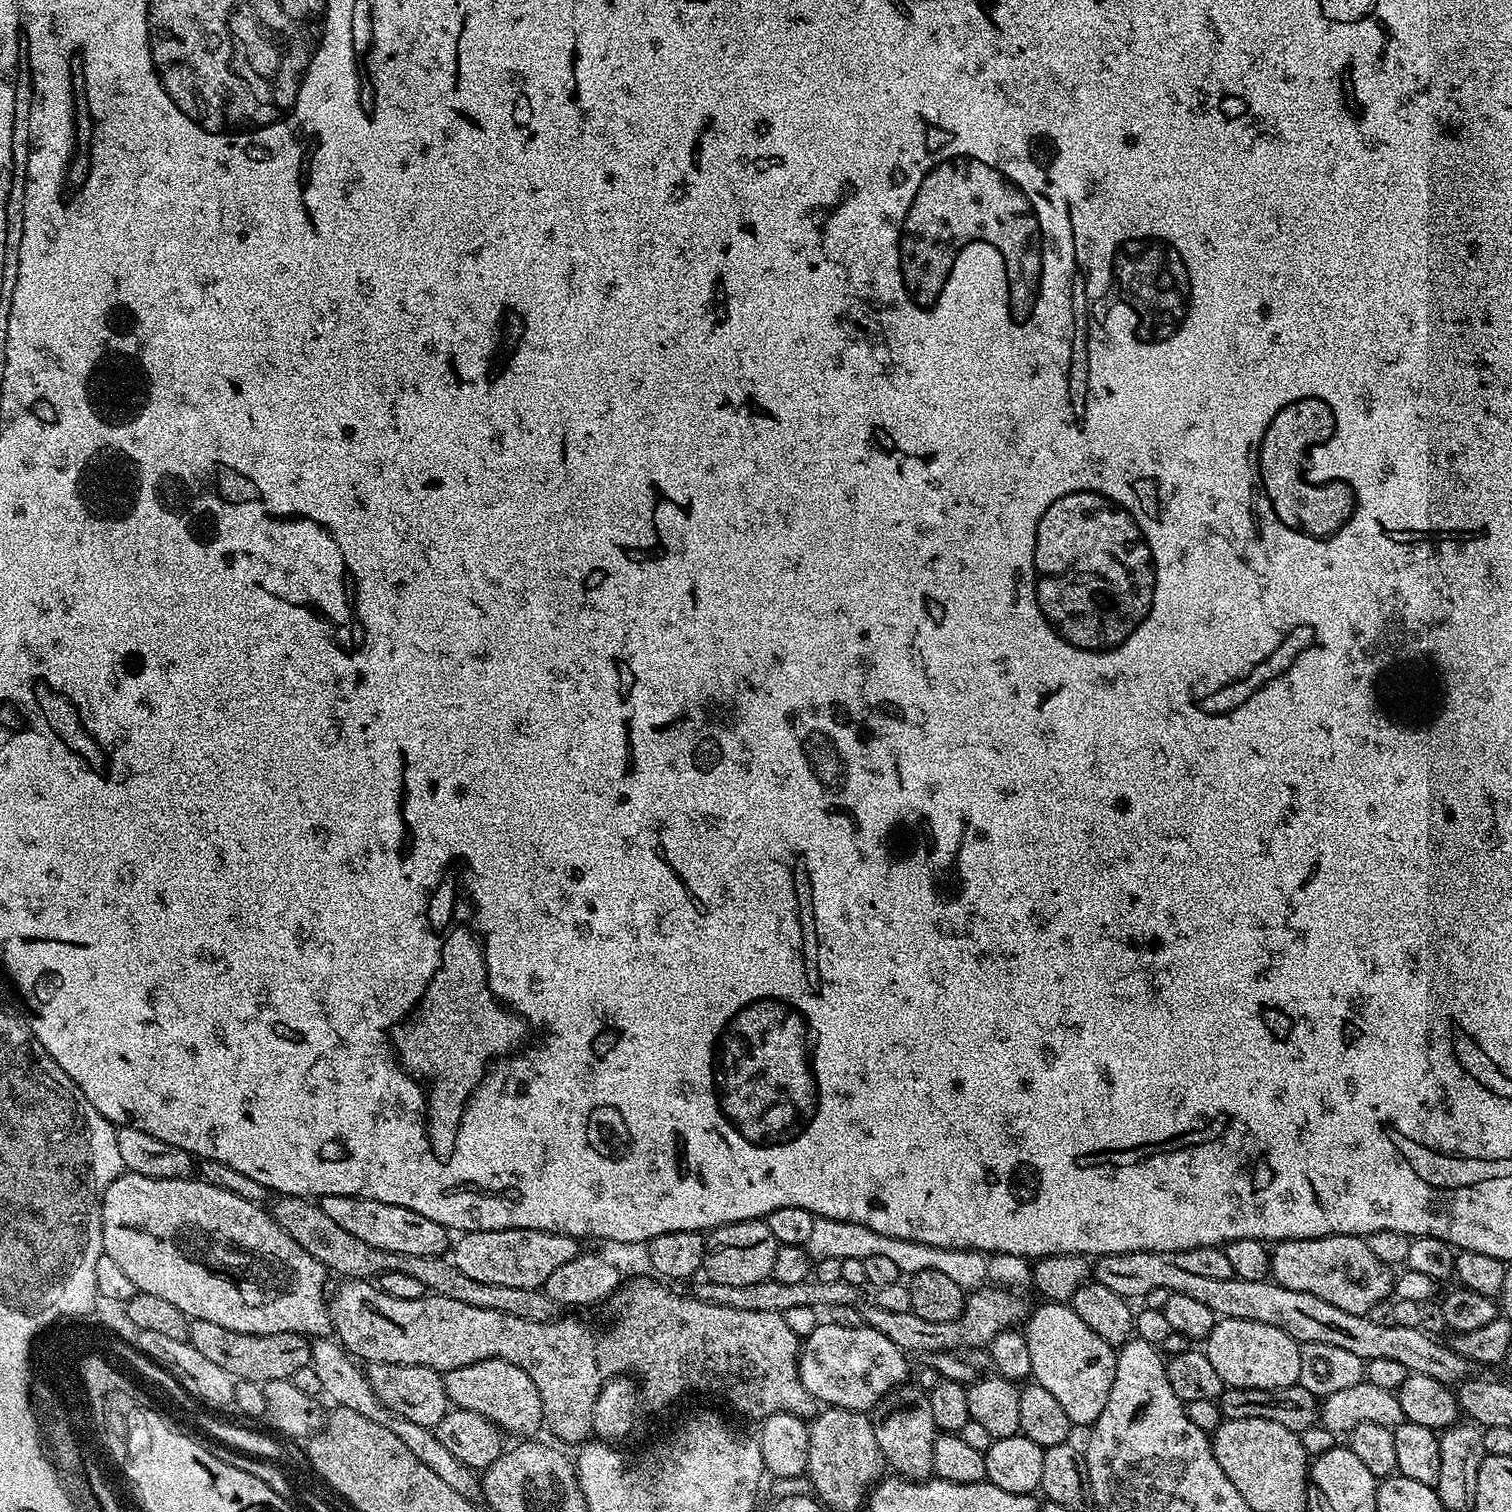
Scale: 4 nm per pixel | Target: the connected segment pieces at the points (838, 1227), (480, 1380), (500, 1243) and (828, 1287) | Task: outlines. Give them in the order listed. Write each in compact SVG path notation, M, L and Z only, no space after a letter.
M817 1217L813 1225L813 1231L810 1233L809 1241L805 1244L805 1248L808 1252L808 1256L811 1257L814 1262L828 1256L840 1260L844 1260L846 1257L864 1260L870 1258L871 1255L881 1254L885 1255L886 1258L893 1259L893 1261L897 1263L901 1275L904 1276L909 1276L926 1269L942 1270L945 1275L949 1276L949 1279L953 1279L953 1281L958 1283L960 1288L966 1292L975 1291L987 1281L987 1257L983 1253L975 1252L972 1249L928 1247L924 1243L914 1243L906 1239L890 1238L888 1235L880 1235L877 1231L859 1226L858 1223L847 1223L844 1220L822 1219Z
M483 1360L470 1366L458 1366L458 1370L443 1373L443 1377L444 1389L455 1407L482 1414L482 1418L486 1418L491 1424L497 1424L505 1434L521 1432L521 1437L532 1438L544 1424L538 1386L534 1386L530 1374L526 1374L526 1370L522 1370L517 1364L505 1360Z
M507 1228L506 1230L466 1232L457 1235L450 1248L450 1259L454 1266L458 1266L458 1270L462 1270L462 1274L466 1274L466 1278L475 1278L478 1282L490 1282L494 1286L543 1289L546 1278L550 1278L550 1274L554 1274L558 1266L566 1266L566 1262L581 1255L581 1252L581 1241L575 1236L563 1236L557 1232L543 1232L542 1230Z
M771 1278L762 1282L754 1282L754 1286L722 1286L711 1282L703 1282L694 1289L694 1295L698 1300L709 1300L712 1304L722 1306L734 1306L736 1310L770 1310L771 1312L784 1312L794 1306L806 1306L820 1310L831 1310L838 1306L856 1306L861 1303L861 1289L850 1286L850 1282L840 1279L838 1282L818 1282L809 1278L802 1282L794 1282L786 1286L782 1282Z

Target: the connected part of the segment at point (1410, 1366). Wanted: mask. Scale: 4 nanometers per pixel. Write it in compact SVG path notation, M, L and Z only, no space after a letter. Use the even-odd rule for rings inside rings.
M1127 1252L1097 1256L1091 1265L1091 1275L1099 1284L1125 1298L1142 1298L1150 1294L1150 1290L1186 1294L1214 1310L1217 1318L1266 1322L1266 1326L1278 1326L1278 1330L1286 1330L1286 1334L1290 1334L1290 1338L1294 1338L1299 1345L1322 1342L1322 1346L1339 1346L1350 1354L1358 1354L1358 1358L1366 1362L1374 1358L1391 1358L1394 1362L1406 1366L1410 1374L1422 1374L1449 1386L1463 1382L1470 1376L1469 1360L1462 1358L1447 1343L1441 1342L1437 1337L1427 1336L1419 1328L1397 1324L1378 1326L1370 1322L1367 1314L1346 1314L1346 1310L1338 1310L1338 1306L1330 1306L1330 1302L1314 1298L1314 1294L1290 1290L1271 1278L1258 1282L1246 1282L1246 1278L1237 1276L1225 1279L1205 1278L1190 1274L1187 1270L1178 1270L1172 1259L1162 1252Z

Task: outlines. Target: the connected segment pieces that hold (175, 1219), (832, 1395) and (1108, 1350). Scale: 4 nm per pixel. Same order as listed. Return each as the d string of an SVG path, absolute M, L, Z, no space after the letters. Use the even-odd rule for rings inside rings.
M125 1171L123 1176L110 1182L110 1186L104 1191L104 1198L100 1201L98 1209L98 1215L102 1218L104 1254L118 1262L119 1269L130 1278L137 1292L155 1294L156 1297L163 1298L165 1302L171 1302L192 1320L214 1322L217 1326L226 1326L226 1330L238 1330L242 1334L293 1332L305 1338L327 1337L332 1332L332 1318L328 1314L326 1292L324 1296L324 1276L326 1277L324 1265L318 1263L310 1254L306 1254L306 1250L302 1250L302 1246L298 1246L298 1242L294 1242L294 1238L290 1238L290 1234L286 1234L286 1230L282 1230L282 1226L278 1226L271 1211L265 1210L261 1205L250 1202L246 1198L238 1198L238 1194L230 1194L230 1190L222 1190L218 1186L207 1184L202 1178L192 1179L146 1178L142 1174Z
M820 1322L814 1332L803 1337L800 1345L800 1381L821 1405L868 1412L887 1392L901 1387L908 1376L905 1349L894 1346L876 1328L851 1328Z
M1044 1302L1040 1309L1027 1317L1026 1335L1030 1346L1031 1379L1046 1386L1073 1425L1091 1426L1110 1398L1110 1386L1114 1386L1117 1349L1108 1344L1067 1303Z

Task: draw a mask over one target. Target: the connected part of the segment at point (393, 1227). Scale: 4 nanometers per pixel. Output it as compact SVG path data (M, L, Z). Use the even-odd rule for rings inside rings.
M330 1194L318 1200L322 1214L326 1214L342 1230L354 1234L362 1242L378 1250L390 1250L394 1254L422 1254L423 1256L444 1256L450 1248L450 1232L434 1218L406 1210L406 1206L394 1206L390 1202L367 1200L361 1196Z

